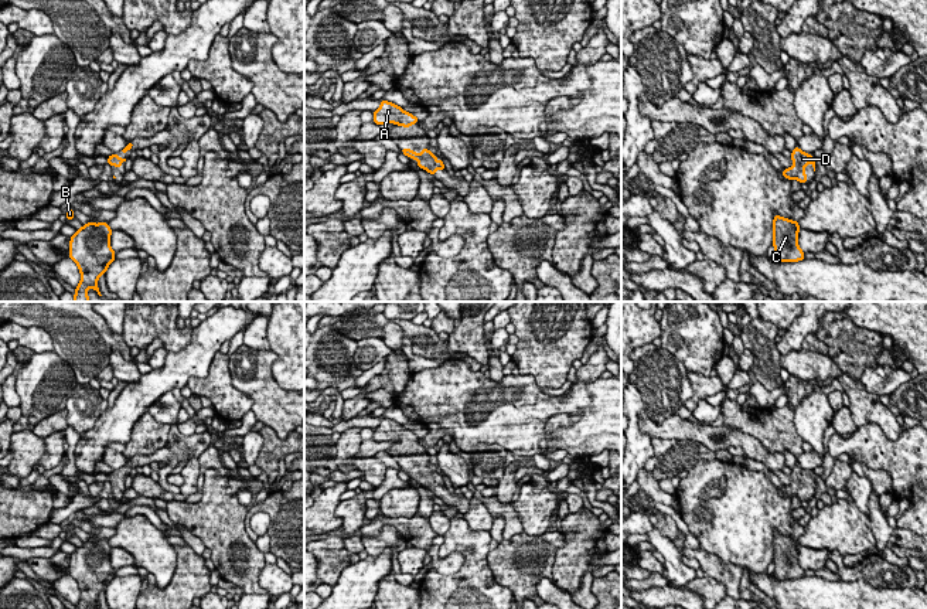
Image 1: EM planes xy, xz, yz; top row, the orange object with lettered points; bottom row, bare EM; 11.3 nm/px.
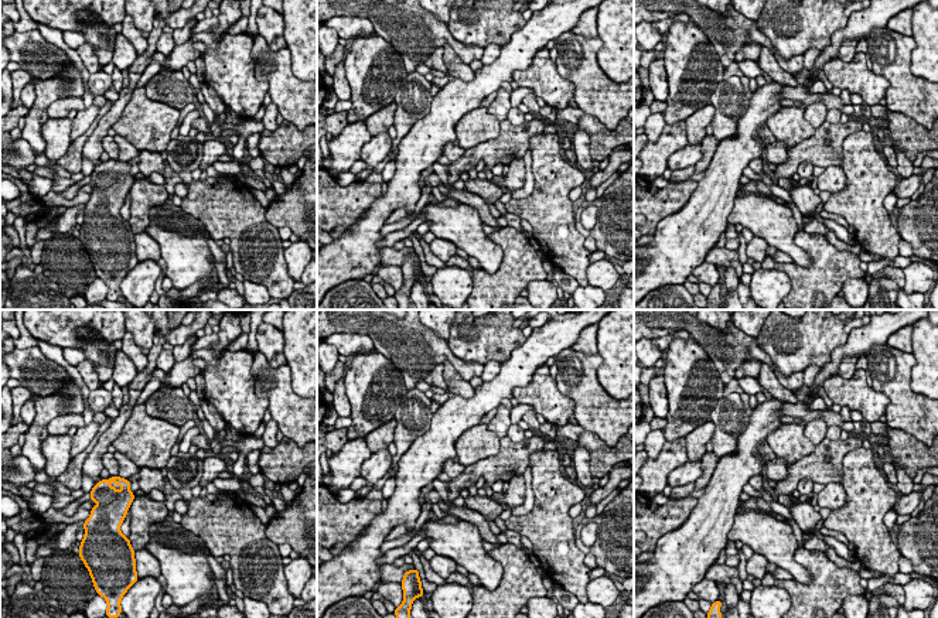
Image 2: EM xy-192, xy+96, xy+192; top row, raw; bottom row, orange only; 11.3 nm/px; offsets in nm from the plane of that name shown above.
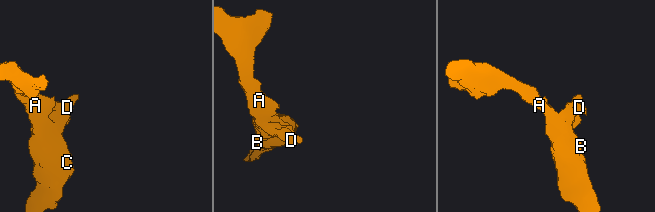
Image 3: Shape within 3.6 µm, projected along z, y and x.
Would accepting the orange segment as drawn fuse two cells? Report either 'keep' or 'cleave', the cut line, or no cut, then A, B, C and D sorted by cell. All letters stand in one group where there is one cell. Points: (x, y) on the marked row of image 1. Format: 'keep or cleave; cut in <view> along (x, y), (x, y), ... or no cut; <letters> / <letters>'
keep; no cut; A B C D

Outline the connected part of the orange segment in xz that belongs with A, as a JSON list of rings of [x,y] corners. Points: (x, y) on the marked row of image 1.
[[[381,101],[381,106],[374,112],[374,123],[376,125],[395,123],[409,127],[418,122],[419,119],[412,113],[405,112],[401,106],[388,101]]]

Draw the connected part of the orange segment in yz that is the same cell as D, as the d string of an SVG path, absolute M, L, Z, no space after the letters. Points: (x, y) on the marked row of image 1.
M795 146L790 159L794 166L783 170L783 177L791 181L797 178L800 184L804 184L807 181L807 173L802 169L807 169L808 163L811 161L815 171L814 157L810 153L807 154L805 152L800 150L798 146Z

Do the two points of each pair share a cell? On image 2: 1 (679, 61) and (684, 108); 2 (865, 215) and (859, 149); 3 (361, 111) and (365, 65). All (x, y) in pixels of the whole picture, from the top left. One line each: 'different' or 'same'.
1: same
2: same
3: same

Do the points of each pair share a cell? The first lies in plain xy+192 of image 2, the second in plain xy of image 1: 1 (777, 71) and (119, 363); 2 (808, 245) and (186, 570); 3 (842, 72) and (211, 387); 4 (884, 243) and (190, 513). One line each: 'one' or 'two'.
1: one
2: one
3: one
4: one

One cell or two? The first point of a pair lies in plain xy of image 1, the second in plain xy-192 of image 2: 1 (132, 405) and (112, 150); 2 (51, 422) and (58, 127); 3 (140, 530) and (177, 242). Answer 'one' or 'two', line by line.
1: two
2: two
3: one

